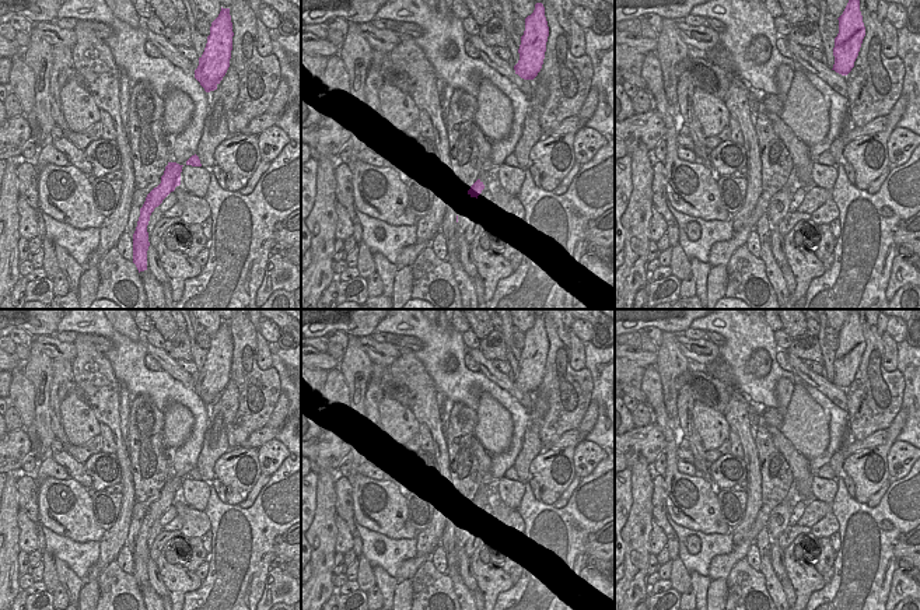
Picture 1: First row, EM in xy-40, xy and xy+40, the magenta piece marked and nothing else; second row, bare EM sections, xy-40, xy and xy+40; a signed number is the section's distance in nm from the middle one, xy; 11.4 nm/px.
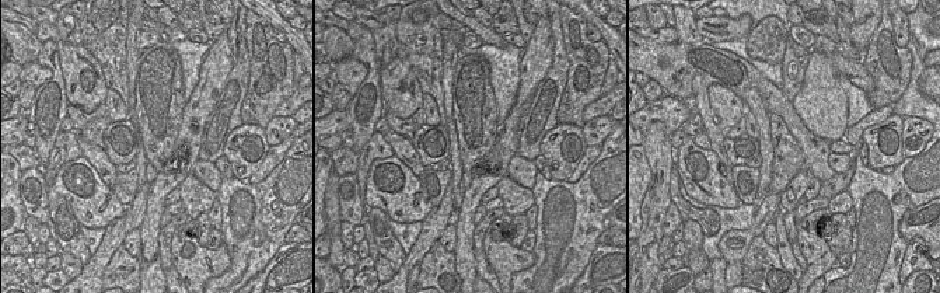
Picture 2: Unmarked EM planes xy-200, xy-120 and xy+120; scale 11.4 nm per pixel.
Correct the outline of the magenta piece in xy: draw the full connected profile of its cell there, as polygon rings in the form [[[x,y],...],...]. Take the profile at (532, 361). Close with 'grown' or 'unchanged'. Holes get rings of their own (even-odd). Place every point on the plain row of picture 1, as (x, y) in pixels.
[[[542,316],[535,318],[535,323],[525,332],[525,344],[518,362],[520,374],[514,379],[515,388],[524,393],[534,393],[542,382],[549,340]]]; unchanged

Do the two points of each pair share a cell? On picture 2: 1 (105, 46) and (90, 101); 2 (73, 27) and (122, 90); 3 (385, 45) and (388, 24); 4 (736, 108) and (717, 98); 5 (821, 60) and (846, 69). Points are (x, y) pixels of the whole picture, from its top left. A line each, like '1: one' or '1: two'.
1: two
2: two
3: one
4: one
5: two

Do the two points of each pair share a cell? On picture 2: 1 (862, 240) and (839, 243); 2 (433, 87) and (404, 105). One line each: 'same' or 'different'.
1: different
2: different

